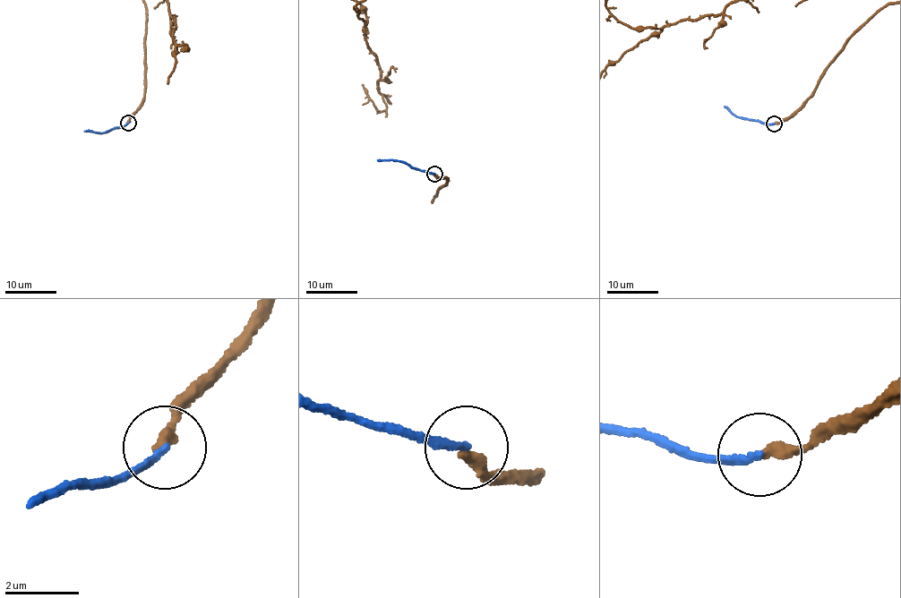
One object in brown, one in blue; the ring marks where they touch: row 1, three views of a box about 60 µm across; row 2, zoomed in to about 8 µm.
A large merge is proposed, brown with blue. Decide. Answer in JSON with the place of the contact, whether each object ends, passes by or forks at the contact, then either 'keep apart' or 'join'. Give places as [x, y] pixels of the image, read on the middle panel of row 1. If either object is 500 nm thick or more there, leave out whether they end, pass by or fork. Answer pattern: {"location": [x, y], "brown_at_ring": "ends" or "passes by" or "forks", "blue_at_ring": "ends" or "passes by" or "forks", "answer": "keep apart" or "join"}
{"location": [434, 174], "brown_at_ring": "ends", "blue_at_ring": "ends", "answer": "keep apart"}

